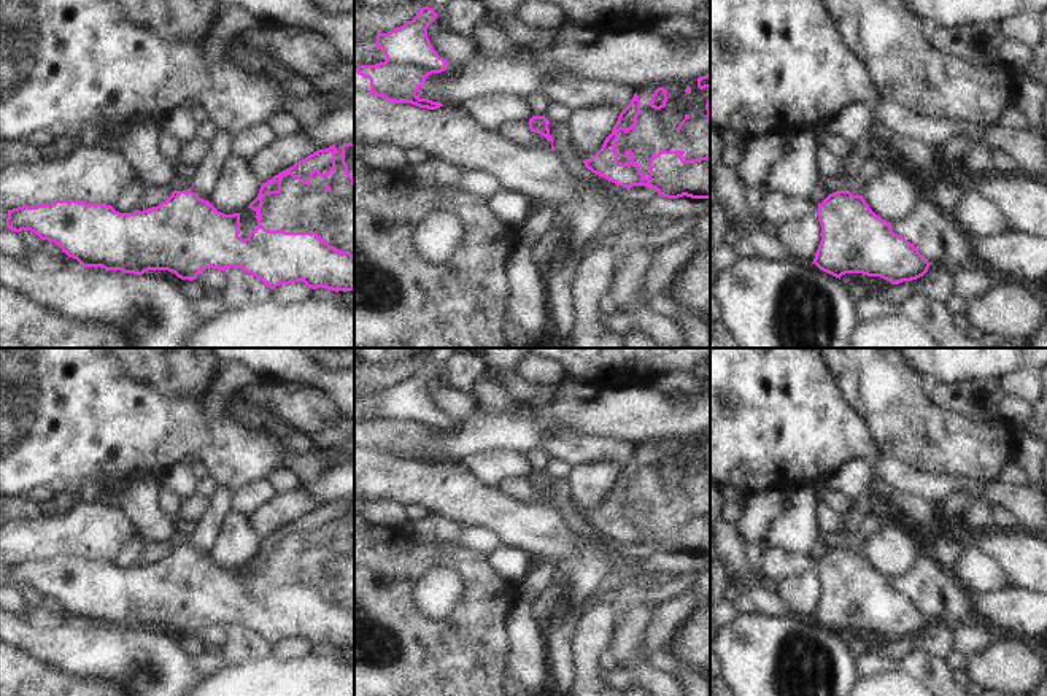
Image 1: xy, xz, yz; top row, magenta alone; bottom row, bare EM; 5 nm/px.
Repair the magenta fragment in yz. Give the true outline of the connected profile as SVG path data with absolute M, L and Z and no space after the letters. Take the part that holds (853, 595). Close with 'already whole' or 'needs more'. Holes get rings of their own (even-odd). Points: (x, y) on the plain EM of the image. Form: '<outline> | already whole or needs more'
M836 547L818 559L817 572L821 580L821 597L812 620L839 636L845 629L863 629L899 640L923 632L931 621L914 599L894 590L890 578L869 564L863 551Z | already whole

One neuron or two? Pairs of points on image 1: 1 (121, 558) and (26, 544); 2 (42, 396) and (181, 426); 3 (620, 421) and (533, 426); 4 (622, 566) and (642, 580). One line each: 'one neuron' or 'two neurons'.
1: two neurons
2: one neuron
3: one neuron
4: one neuron

